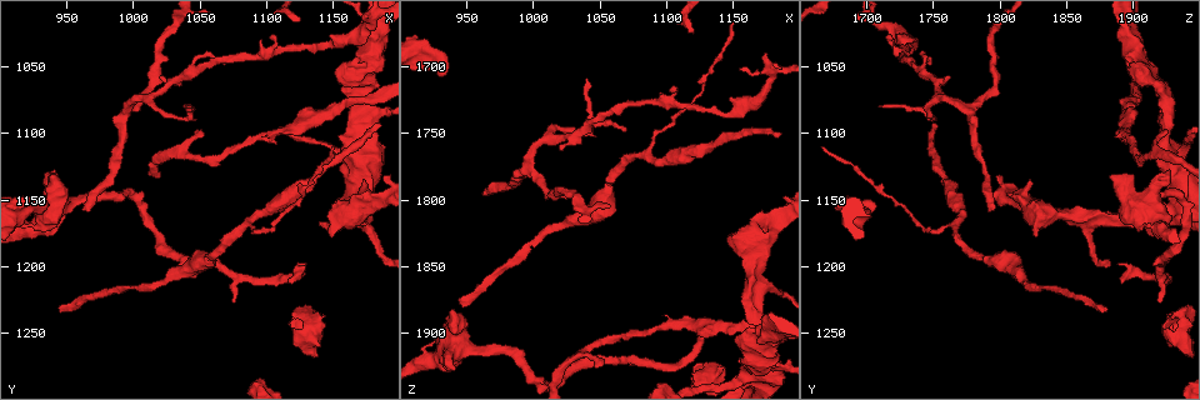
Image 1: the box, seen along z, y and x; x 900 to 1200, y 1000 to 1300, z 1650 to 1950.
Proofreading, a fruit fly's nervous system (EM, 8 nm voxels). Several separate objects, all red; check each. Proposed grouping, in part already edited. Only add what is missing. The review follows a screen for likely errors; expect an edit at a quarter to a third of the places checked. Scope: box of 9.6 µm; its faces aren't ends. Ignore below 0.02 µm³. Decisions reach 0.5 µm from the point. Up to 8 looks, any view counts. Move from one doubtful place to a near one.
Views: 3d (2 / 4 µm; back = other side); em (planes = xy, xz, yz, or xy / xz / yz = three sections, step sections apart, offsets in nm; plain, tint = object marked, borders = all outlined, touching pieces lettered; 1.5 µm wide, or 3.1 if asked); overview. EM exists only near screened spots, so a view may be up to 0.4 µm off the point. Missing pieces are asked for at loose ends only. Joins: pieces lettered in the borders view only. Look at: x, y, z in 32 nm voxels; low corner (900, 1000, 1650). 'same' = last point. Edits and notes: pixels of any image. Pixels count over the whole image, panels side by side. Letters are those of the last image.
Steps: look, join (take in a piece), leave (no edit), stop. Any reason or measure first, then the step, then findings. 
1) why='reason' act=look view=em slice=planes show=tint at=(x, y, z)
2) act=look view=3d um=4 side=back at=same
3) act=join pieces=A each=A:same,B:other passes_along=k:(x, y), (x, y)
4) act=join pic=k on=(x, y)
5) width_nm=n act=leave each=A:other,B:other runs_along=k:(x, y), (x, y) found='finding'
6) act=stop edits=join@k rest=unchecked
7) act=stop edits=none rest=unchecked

why='an open end' act=look view=em slice=planes show=borders at=(1050, 1100, 1924)

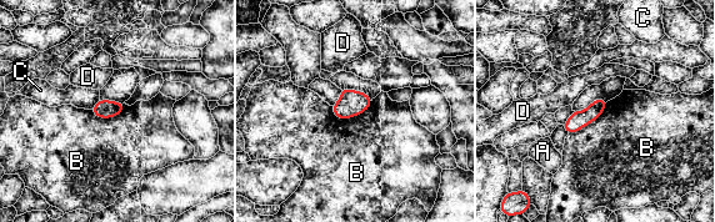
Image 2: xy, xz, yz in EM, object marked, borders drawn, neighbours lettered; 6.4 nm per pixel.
act=leave each=A:other,B:other,C:other,D:other border=2:(373, 100), (354, 116), (333, 114) found='no lettered piece goes on from it'

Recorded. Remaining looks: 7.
why='thin end' act=look view=em slice=planes show=tint at=(1074, 1224, 1918)

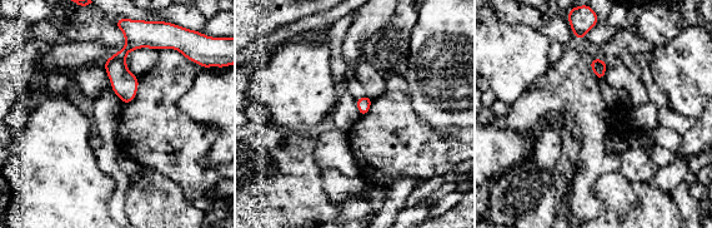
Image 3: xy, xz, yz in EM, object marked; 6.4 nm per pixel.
act=look view=em slice=planes show=borders at=same

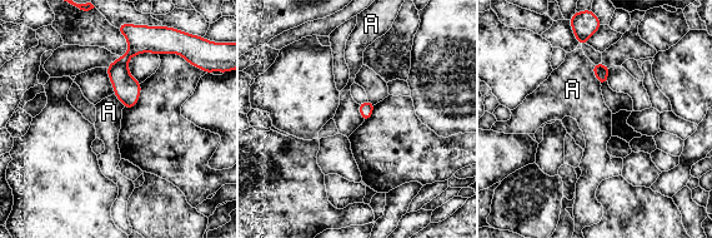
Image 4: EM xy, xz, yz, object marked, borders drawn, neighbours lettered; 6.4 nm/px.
act=leave each=A:other border=4:(592, 64), (592, 72), (601, 85) found='no lettered piece goes on from it'

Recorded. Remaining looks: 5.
why='thin end' act=look view=em slice=planes show=borders at=(1040, 1078, 1710)

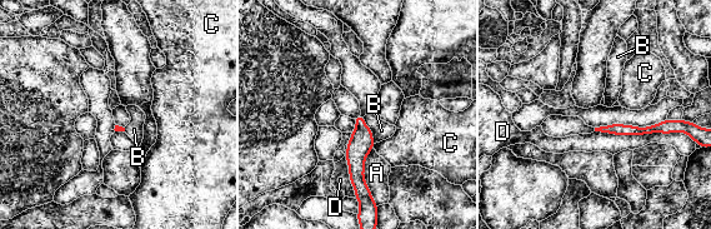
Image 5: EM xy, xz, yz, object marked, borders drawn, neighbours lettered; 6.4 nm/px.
act=leave each=A:other,B:other,C:other,D:other runs_along=5:(357, 119), (357, 182), (366, 193) found='no lettered piece goes on from it'

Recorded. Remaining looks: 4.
act=stop edits=none rest=unchecked

